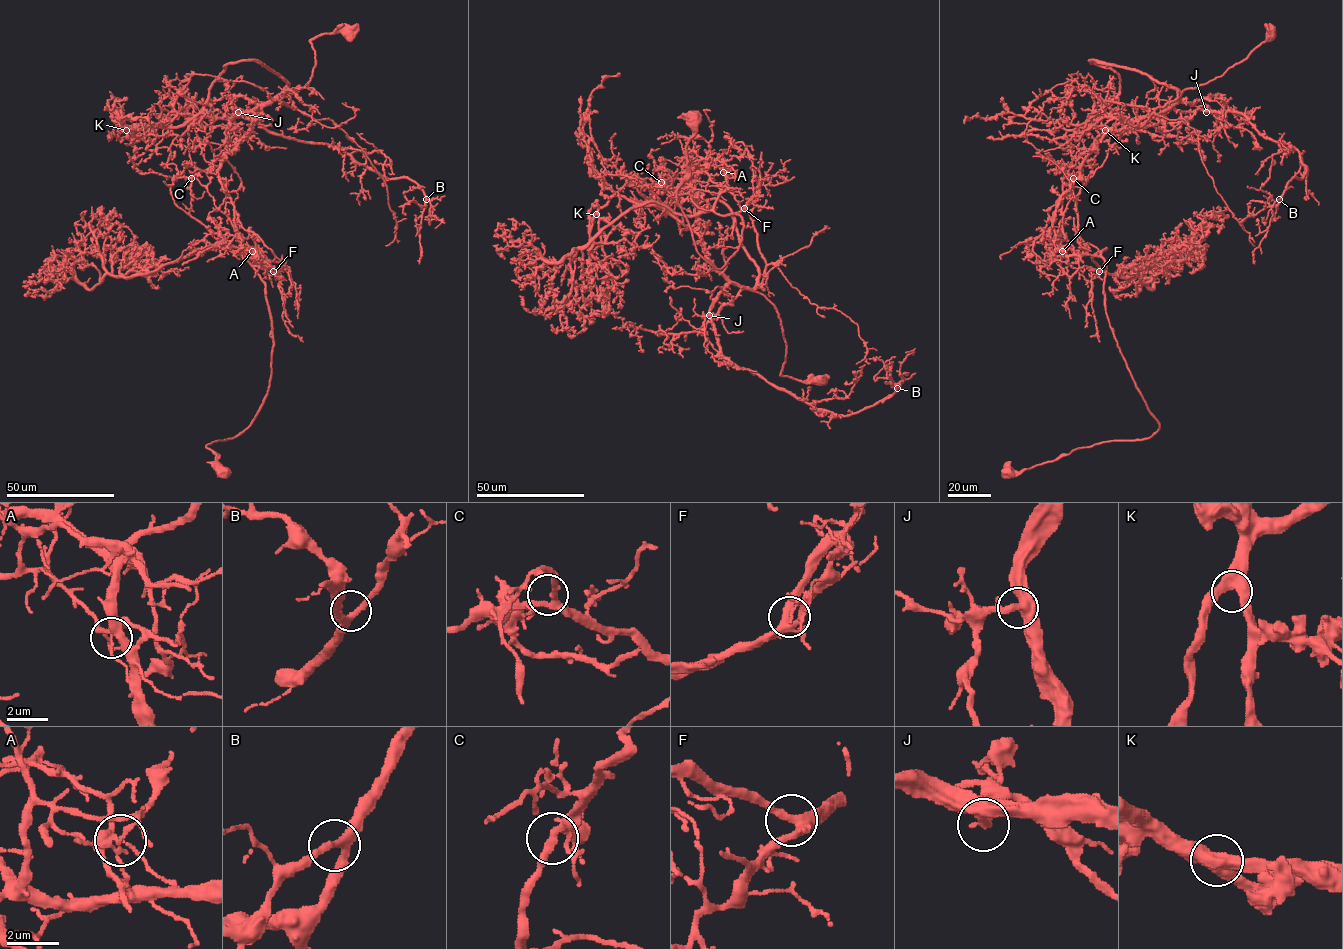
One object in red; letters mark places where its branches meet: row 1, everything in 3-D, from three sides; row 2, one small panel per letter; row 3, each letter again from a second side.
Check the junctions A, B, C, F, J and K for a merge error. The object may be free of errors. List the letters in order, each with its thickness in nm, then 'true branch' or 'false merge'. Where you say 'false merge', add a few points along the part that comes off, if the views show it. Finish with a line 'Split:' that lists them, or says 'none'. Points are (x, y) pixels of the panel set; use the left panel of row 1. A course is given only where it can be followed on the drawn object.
A: calibre 240 nm; false merge; course (252, 251), (243, 257), (265, 285), (271, 321), (268, 391), (246, 428), (206, 446), (222, 471), (206, 462)
B: calibre 300 nm; true branch
C: calibre 240 nm; true branch
F: calibre 360 nm; true branch
J: calibre 340 nm; true branch
K: calibre 460 nm; true branch
Split: A

